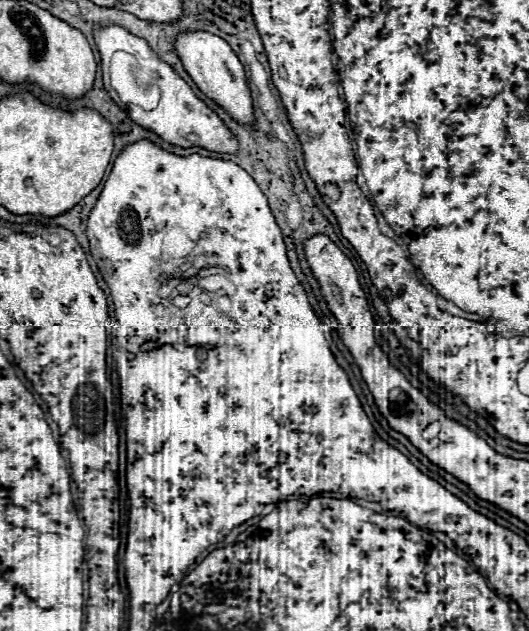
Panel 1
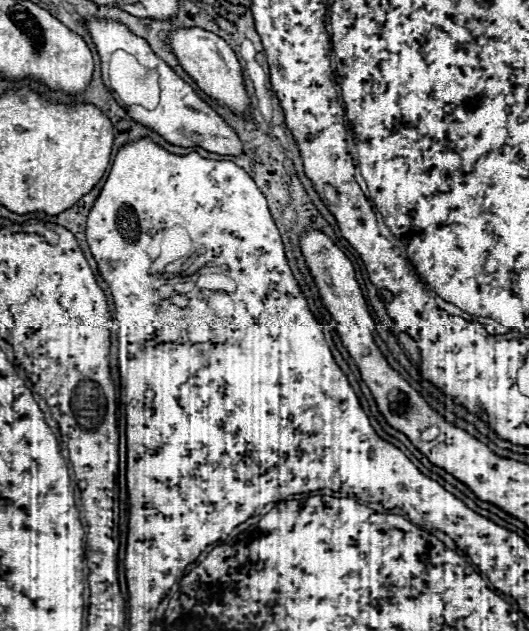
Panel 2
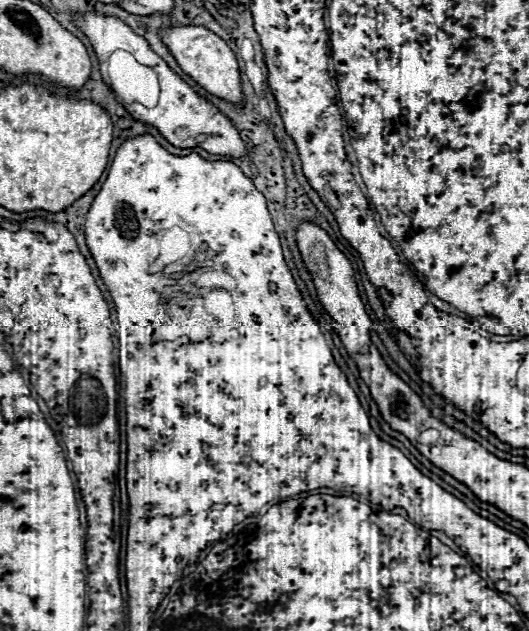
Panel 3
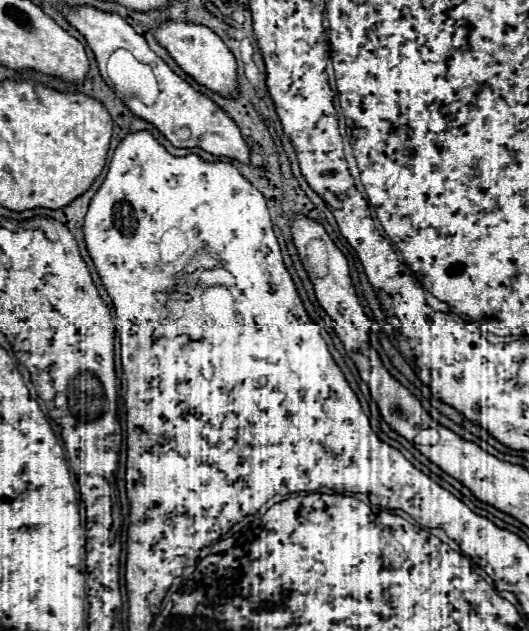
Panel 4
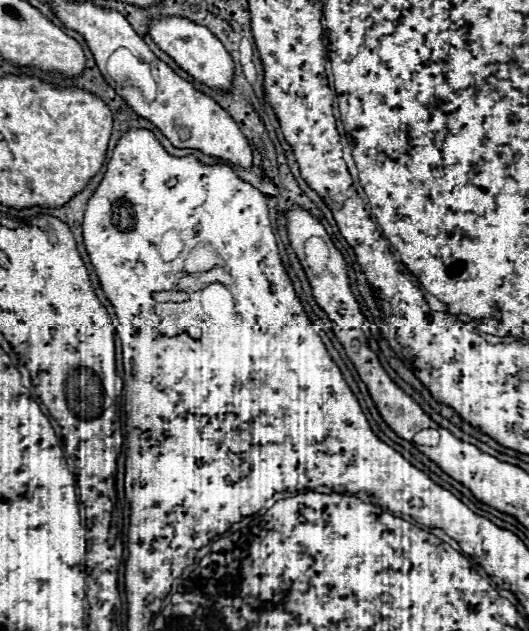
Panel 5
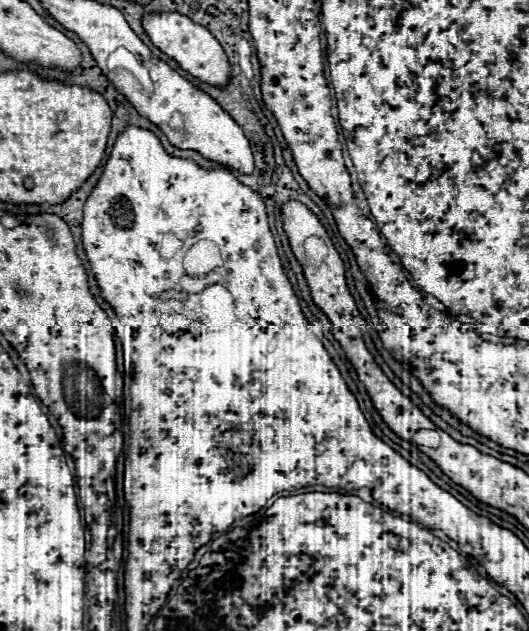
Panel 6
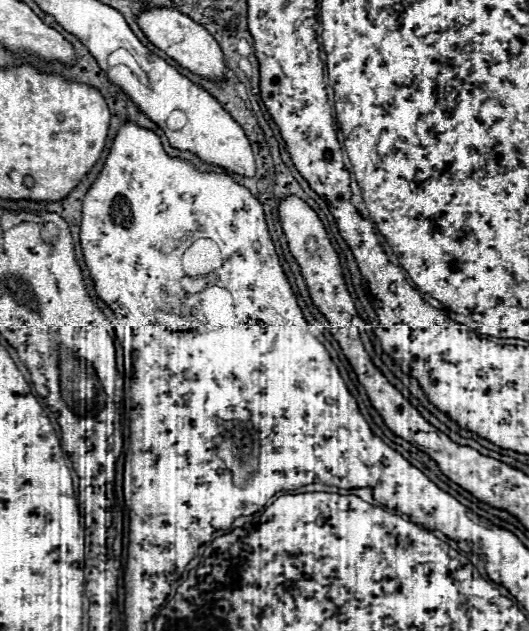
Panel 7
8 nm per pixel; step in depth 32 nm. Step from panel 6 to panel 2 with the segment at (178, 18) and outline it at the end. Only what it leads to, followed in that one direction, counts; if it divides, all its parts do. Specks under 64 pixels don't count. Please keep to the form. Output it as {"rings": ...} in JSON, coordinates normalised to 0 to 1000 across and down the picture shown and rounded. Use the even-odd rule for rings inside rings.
{"rings":[[[344,44],[321,57],[321,73],[352,117],[363,120],[363,127],[374,133],[382,146],[431,168],[435,177],[442,177],[446,184],[465,184],[473,177],[473,155],[461,139],[457,105],[439,76],[427,70],[427,63],[382,44]]]}

